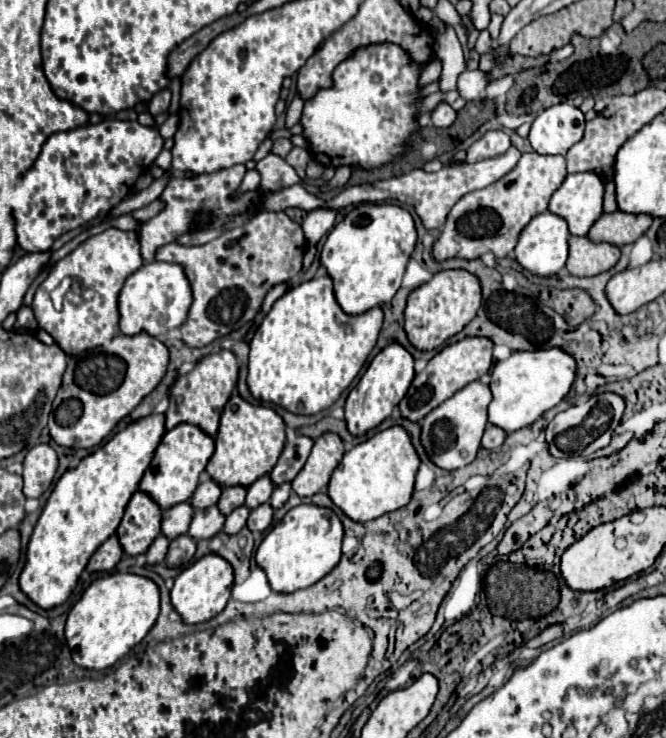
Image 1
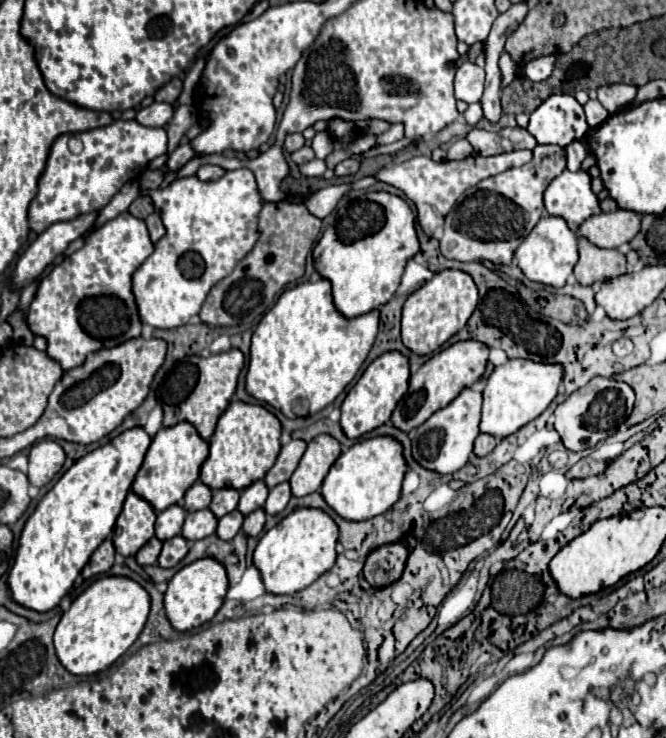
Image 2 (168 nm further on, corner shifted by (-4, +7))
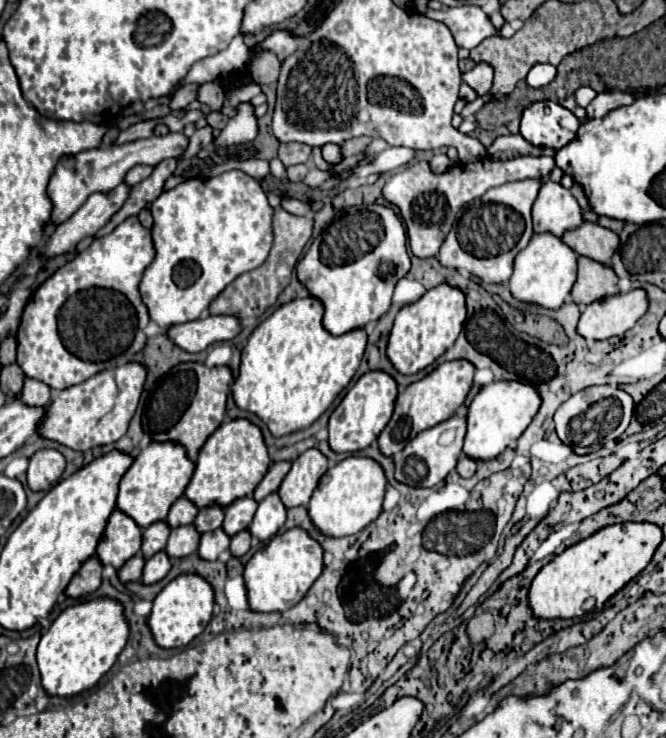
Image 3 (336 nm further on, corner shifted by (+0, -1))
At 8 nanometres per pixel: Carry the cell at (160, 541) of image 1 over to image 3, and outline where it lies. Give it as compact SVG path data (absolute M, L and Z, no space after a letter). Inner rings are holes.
M136 554L134 558L130 558L124 568L118 570L120 574L120 580L122 582L132 582L132 580L140 580L142 578L142 572L144 572L144 556L142 554Z

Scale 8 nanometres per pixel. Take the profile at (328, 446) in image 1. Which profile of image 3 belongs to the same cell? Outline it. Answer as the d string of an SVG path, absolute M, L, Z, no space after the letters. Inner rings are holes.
M310 448L304 454L300 454L278 488L284 506L294 508L308 504L314 488L318 486L318 480L326 470L328 458L318 448Z

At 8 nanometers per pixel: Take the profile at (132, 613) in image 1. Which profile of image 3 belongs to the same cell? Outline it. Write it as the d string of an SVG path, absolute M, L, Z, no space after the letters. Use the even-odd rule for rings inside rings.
M92 598L68 606L38 644L38 666L44 690L50 696L76 696L92 688L112 668L128 642L128 634L130 626L124 606L114 598Z

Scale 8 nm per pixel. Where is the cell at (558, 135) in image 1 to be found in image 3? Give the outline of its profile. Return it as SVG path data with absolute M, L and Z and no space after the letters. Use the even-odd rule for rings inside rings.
M552 100L530 104L524 110L520 122L520 134L530 144L552 150L560 150L572 140L576 140L578 128L580 120L562 104Z

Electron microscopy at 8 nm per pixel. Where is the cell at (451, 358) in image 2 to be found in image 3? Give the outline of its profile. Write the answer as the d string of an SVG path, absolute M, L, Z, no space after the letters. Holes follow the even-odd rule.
M452 360L452 362L442 362L436 370L426 374L422 380L412 382L396 400L396 410L386 424L386 428L378 436L378 444L382 454L394 456L400 452L418 432L432 428L440 424L442 420L450 418L466 400L472 380L474 380L474 370L476 366L468 360Z

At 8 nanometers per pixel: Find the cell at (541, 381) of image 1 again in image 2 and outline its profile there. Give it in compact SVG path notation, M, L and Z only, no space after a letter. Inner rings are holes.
M508 360L506 364L494 368L482 392L484 404L482 404L480 432L490 434L494 438L506 438L514 434L548 408L548 404L556 398L560 382L562 382L562 368L558 364L538 366L532 360Z

